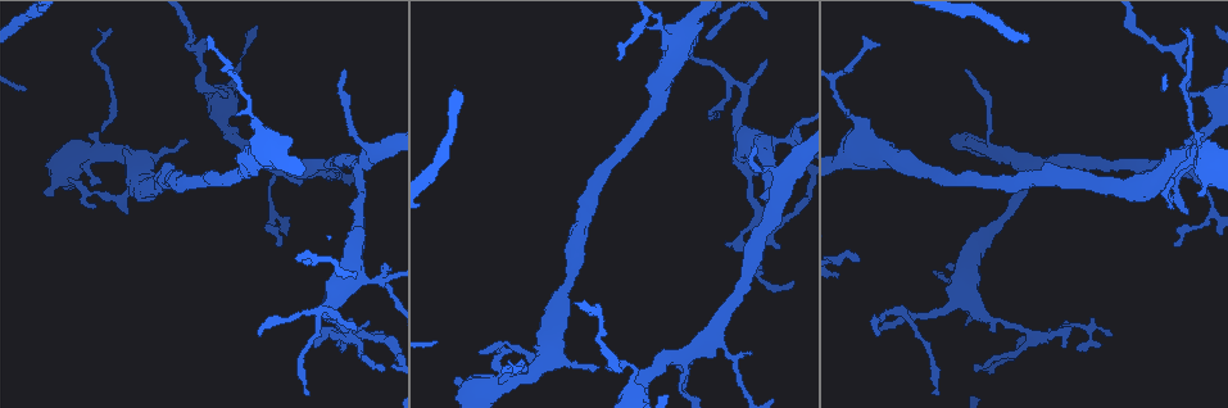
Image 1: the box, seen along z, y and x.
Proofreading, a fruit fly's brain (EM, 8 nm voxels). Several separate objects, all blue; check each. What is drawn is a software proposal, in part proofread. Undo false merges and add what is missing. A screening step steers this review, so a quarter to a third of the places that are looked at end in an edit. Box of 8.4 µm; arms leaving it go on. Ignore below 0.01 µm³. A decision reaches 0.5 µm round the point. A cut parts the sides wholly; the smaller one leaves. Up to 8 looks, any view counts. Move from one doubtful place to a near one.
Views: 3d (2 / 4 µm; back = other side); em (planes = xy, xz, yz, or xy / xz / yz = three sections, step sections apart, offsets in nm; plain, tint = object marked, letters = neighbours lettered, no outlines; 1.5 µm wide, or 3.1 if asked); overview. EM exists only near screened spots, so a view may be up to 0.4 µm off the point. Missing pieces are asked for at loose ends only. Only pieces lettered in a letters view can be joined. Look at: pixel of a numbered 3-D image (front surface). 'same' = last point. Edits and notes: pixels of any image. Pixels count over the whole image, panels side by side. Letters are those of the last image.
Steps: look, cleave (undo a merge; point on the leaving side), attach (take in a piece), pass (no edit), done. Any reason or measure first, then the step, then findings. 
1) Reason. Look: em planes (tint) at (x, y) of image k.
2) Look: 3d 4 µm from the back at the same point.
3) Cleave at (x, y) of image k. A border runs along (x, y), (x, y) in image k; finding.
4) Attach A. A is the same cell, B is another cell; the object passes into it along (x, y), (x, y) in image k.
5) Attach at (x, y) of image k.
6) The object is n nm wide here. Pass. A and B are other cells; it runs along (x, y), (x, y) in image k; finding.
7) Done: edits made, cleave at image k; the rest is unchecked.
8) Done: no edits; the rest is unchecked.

Calibre changes. Look: 3d 4 µm at (246, 113) of image 1.

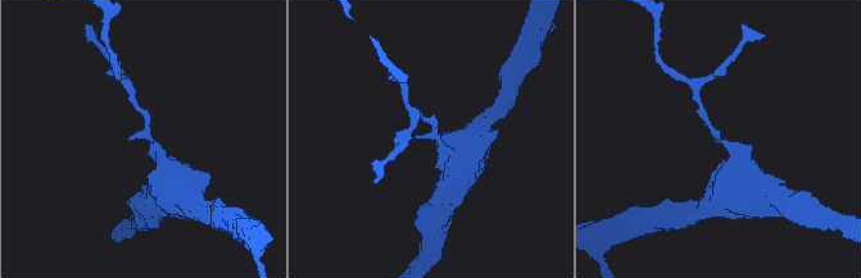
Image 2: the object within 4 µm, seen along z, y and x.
Shape alone is not enough. Look: em yz step 8 (letters) at (434, 134) of image 2.

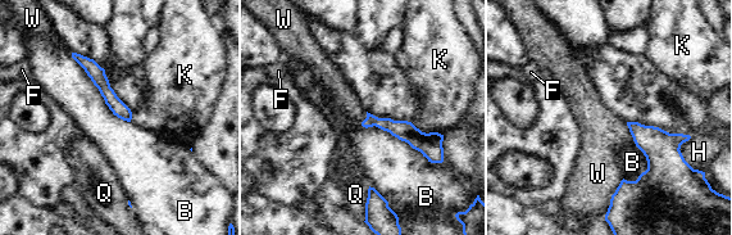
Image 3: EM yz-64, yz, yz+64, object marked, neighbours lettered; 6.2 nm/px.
Pass. B, F, H, K, Q and W are other cells; continuous, no second cell.

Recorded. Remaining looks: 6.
Thick turns thin. Look: em planes (letters) at (379, 277) of image 1.

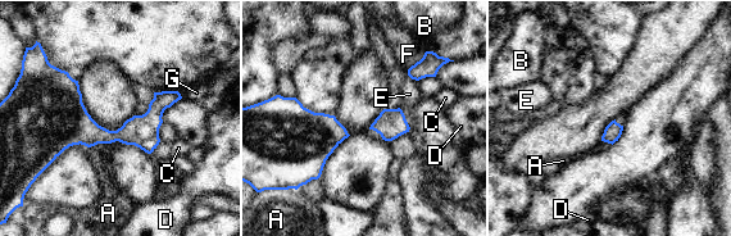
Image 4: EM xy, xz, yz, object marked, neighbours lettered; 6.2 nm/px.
Pass. A, B, C, D, E, F and G are other cells; it runs along (177, 96), (126, 135), (62, 117) in image 4; all the same cell.

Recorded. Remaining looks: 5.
Three-way junction. Look: 3d 4 µm from the back at (903, 309) of image 1.

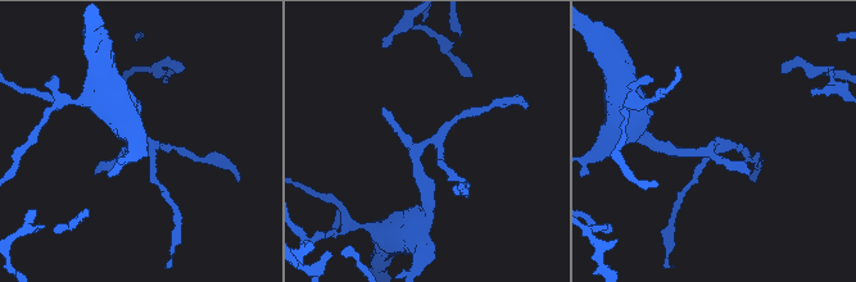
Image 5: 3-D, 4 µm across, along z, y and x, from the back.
Now the EM. Look: em yz step 4 (tint) at (436, 146) of image 5.

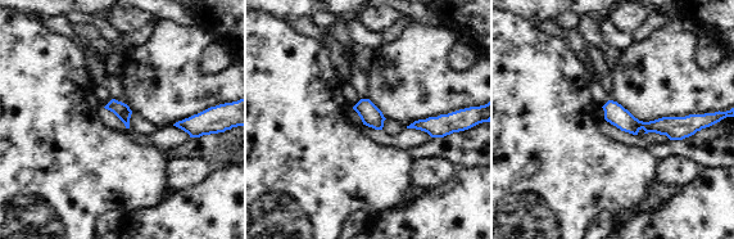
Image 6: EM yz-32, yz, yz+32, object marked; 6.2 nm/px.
Look: em planes (letters) at the same point.

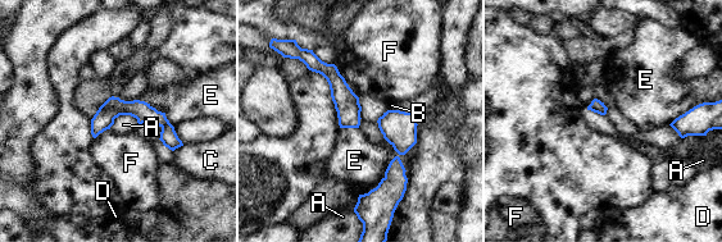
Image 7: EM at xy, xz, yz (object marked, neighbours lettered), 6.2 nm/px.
Pass. A, B, C, D, E and F are other cells; a border runs along (139, 123), (118, 115), (109, 128) in image 7; continuous, no second cell.

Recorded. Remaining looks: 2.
Done: no edits; the rest is unchecked.

